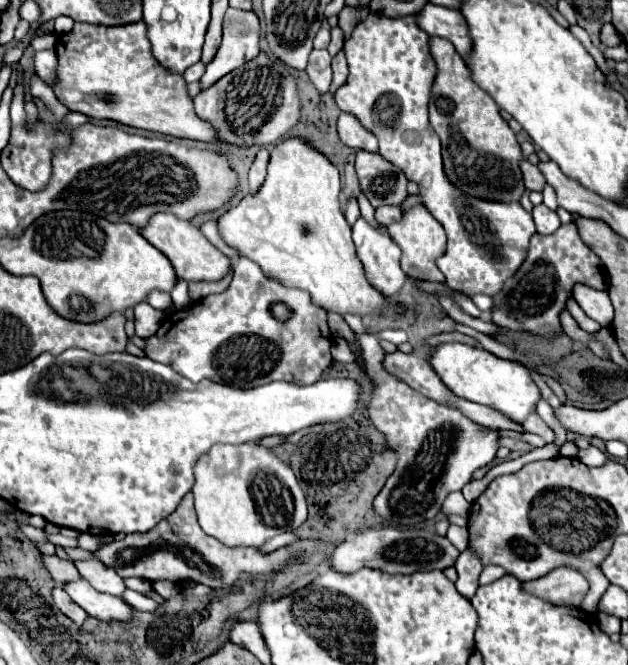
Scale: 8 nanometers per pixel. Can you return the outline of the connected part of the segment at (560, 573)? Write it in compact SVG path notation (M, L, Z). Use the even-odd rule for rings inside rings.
M558 567L536 581L524 583L522 587L552 605L580 607L588 593L588 579L570 567Z

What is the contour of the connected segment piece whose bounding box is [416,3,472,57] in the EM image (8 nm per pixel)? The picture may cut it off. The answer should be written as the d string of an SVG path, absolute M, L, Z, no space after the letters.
M426 3L416 13L416 23L432 37L448 39L462 57L468 57L468 49L472 47L472 39L468 37L468 29L464 27L464 17L458 9L448 9L442 5Z

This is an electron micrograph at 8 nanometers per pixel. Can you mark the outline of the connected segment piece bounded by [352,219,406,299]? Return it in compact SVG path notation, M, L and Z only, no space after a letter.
M364 219L356 221L352 239L368 283L386 299L392 299L406 281L406 275L400 269L400 247L388 239L386 227L372 229Z

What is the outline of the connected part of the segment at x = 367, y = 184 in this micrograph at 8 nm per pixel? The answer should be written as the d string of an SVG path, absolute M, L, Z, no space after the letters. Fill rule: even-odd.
M356 153L356 175L360 181L360 189L364 191L366 199L372 207L380 205L400 205L406 197L406 183L404 173L396 169L378 153Z

